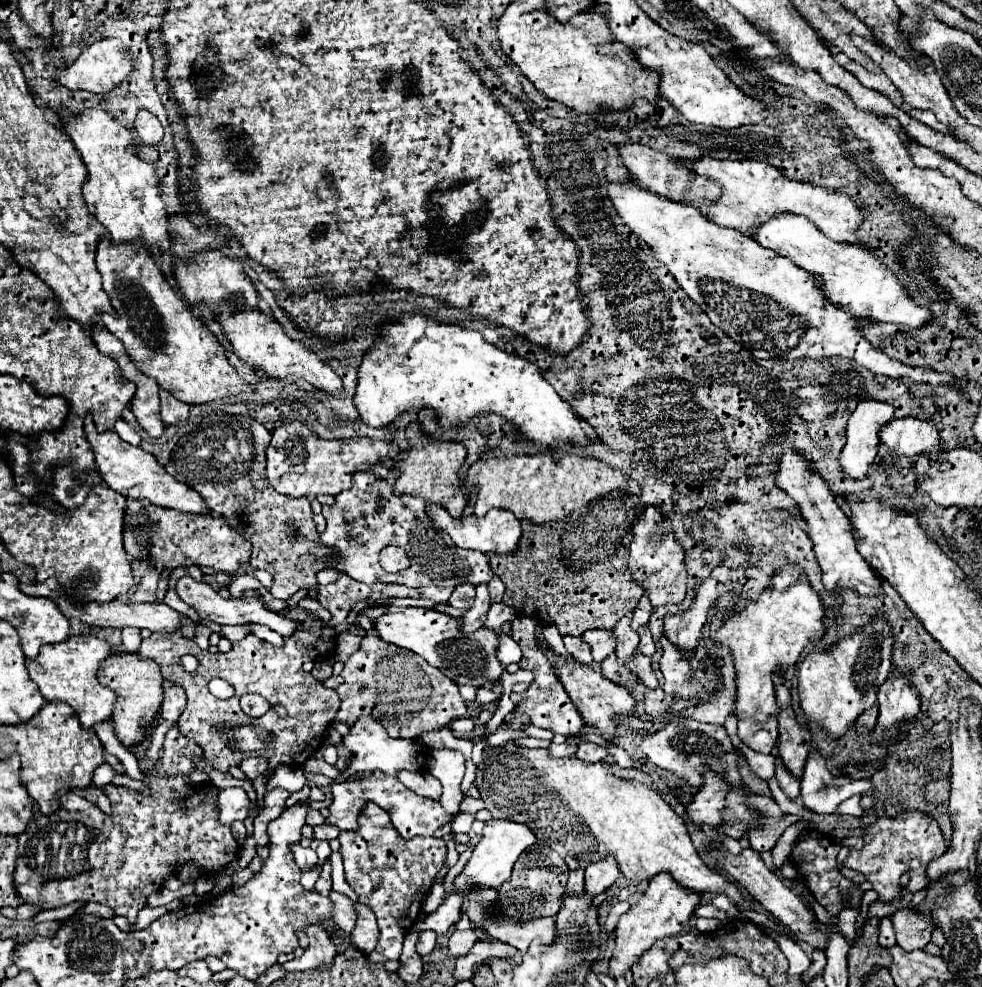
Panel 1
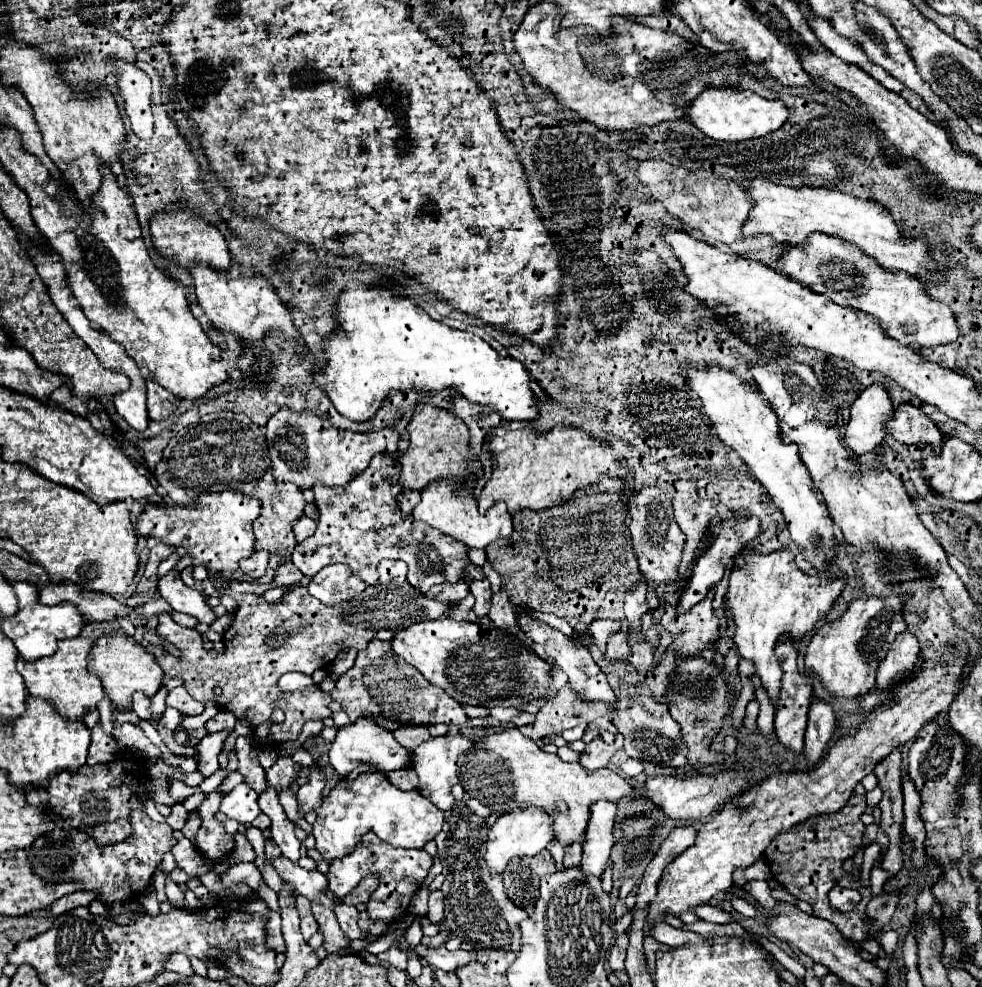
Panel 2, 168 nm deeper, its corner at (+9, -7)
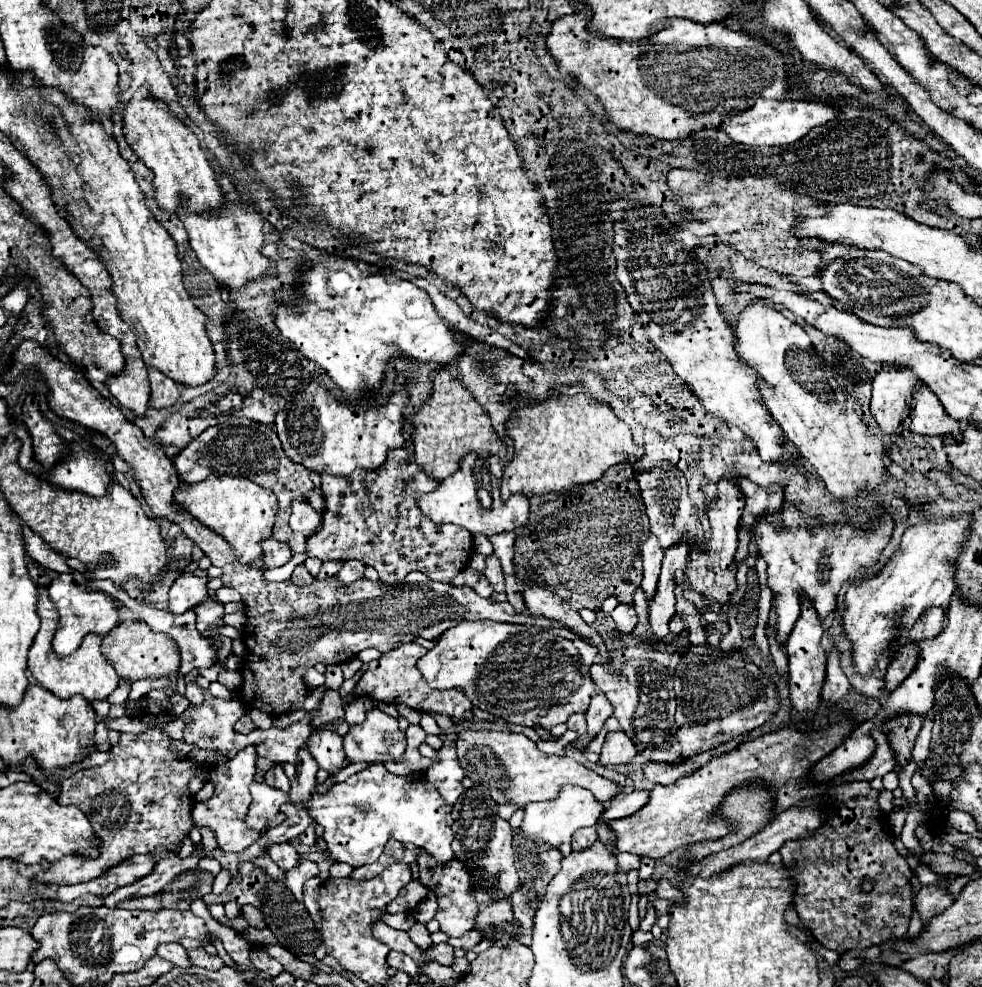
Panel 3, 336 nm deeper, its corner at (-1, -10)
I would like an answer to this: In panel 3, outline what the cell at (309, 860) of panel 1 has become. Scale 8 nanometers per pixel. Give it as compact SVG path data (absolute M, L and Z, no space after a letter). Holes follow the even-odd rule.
M276 764L272 770L266 772L266 782L268 782L270 786L280 788L282 792L290 792L290 780L288 780L288 776L284 774L284 770L282 770L280 764Z

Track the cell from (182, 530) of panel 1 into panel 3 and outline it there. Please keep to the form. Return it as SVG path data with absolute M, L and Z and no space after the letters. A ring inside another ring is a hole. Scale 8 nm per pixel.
M212 472L204 482L176 488L176 502L198 518L202 524L222 534L234 548L234 554L244 564L254 564L262 556L262 540L272 536L274 516L276 516L276 494L262 488L260 484L248 480L246 476Z

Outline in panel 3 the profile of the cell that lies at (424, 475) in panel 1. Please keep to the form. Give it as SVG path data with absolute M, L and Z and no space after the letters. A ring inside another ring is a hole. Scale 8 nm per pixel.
M434 370L432 378L432 394L414 414L414 448L416 462L424 466L426 474L434 480L444 480L452 472L458 470L458 464L466 452L478 452L480 456L506 456L506 444L498 438L492 428L490 416L484 406L476 402L476 398L466 390L466 386L454 378L448 370Z

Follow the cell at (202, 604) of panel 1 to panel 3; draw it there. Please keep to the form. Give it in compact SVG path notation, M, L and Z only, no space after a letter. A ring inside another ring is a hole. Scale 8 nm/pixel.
M204 570L196 572L184 572L170 588L170 612L182 614L190 608L194 608L200 602L206 602L210 598L208 594L208 576Z

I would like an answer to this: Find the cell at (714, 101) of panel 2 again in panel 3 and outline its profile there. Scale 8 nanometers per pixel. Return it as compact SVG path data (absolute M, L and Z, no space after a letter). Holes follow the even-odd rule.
M758 100L750 110L744 112L736 112L730 116L724 116L722 122L722 130L728 132L728 136L734 142L746 144L746 146L786 146L786 144L794 144L800 138L804 138L810 130L814 130L816 126L822 126L830 120L834 120L838 116L838 110L826 102L792 102L792 100Z

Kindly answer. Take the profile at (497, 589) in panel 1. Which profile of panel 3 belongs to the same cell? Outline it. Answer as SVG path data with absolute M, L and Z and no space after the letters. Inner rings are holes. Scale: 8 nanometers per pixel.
M506 532L506 534L496 534L496 536L488 536L488 540L494 546L494 554L500 558L504 574L514 574L514 540L516 534L514 532Z

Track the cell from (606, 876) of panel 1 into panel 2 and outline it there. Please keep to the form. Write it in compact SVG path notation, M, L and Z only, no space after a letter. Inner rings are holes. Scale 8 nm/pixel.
M598 801L592 805L590 823L586 829L586 841L584 841L584 853L582 853L582 873L586 877L602 877L610 851L614 845L614 819L616 819L616 803L610 801Z

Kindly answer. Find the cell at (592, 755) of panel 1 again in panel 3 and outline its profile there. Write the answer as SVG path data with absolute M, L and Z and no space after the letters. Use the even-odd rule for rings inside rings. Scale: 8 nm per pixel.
M614 730L614 732L608 732L608 736L604 740L600 762L606 766L628 764L636 754L638 754L638 750L636 750L634 742L622 730Z

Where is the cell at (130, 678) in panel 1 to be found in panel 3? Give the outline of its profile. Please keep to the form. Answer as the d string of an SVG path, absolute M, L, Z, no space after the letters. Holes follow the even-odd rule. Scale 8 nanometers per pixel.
M144 622L118 624L118 628L114 628L110 634L104 636L102 654L114 664L118 674L130 682L134 682L138 678L172 676L172 672L178 672L178 668L180 668L180 652L178 652L176 640L172 636L158 634L150 628L146 628Z

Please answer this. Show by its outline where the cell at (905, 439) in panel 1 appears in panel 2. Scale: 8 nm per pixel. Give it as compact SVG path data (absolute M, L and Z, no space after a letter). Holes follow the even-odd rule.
M904 403L894 411L894 417L886 423L886 429L904 445L930 445L934 451L942 449L944 437L932 419L910 403Z

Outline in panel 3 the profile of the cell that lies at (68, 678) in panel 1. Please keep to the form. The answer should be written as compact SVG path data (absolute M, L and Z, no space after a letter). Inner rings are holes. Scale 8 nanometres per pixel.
M38 586L38 590L40 590L40 596L38 596L38 608L36 610L38 610L38 616L42 620L42 626L40 626L36 640L34 640L30 654L28 654L30 672L34 674L34 678L38 680L38 684L42 688L50 690L58 698L72 698L74 694L82 694L86 700L106 700L110 696L110 692L116 690L120 676L118 676L116 668L100 652L102 636L100 634L88 634L74 654L64 656L64 658L56 656L56 652L52 650L52 638L54 638L54 632L58 628L58 610L56 610L54 602L50 600L46 586Z

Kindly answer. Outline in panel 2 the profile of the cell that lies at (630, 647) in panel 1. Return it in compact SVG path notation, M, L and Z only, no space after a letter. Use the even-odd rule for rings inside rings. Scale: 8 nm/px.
M642 579L638 589L626 595L626 603L624 603L624 613L626 613L626 621L628 621L626 635L632 635L632 633L640 631L640 617L648 611L650 609L646 605L646 581Z

